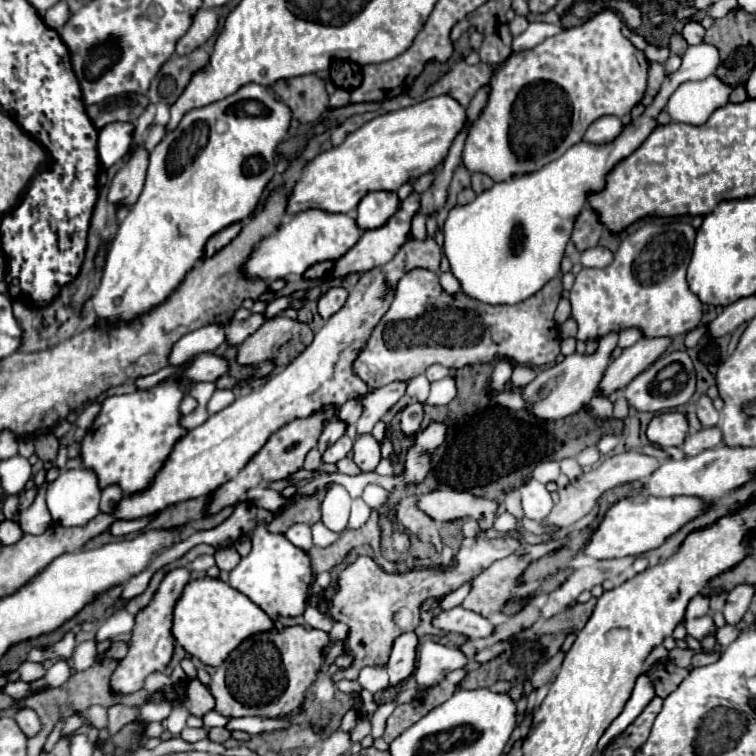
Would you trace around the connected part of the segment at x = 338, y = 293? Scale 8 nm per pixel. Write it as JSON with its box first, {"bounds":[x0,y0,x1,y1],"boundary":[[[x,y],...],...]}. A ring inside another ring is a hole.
{"bounds":[319,287,347,319],"boundary":[[[333,287],[327,293],[323,293],[319,297],[319,315],[323,319],[329,319],[331,315],[335,315],[347,301],[347,291],[343,287]]]}

